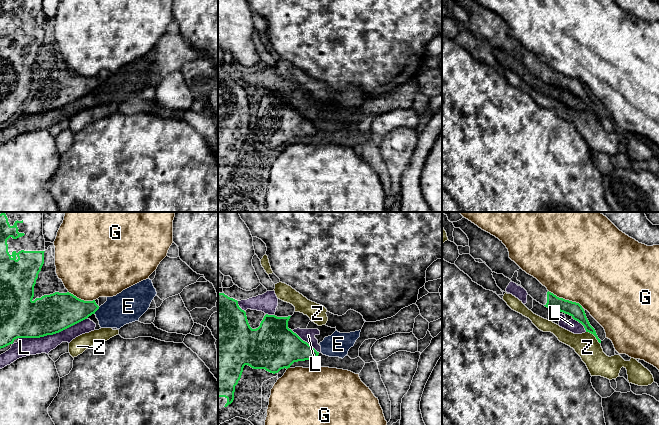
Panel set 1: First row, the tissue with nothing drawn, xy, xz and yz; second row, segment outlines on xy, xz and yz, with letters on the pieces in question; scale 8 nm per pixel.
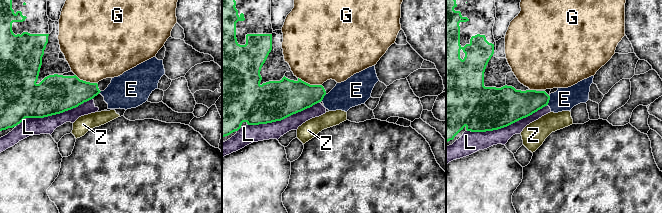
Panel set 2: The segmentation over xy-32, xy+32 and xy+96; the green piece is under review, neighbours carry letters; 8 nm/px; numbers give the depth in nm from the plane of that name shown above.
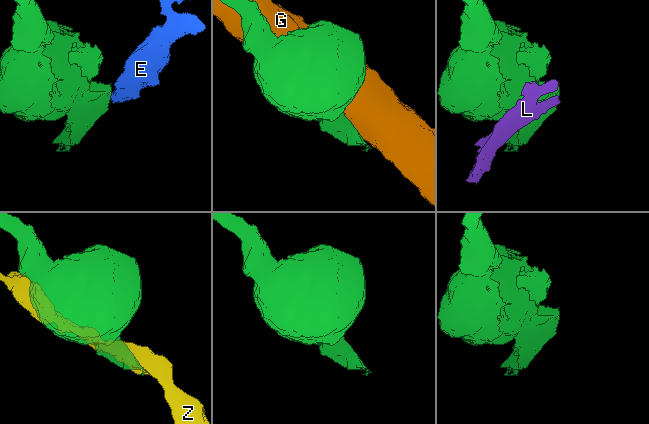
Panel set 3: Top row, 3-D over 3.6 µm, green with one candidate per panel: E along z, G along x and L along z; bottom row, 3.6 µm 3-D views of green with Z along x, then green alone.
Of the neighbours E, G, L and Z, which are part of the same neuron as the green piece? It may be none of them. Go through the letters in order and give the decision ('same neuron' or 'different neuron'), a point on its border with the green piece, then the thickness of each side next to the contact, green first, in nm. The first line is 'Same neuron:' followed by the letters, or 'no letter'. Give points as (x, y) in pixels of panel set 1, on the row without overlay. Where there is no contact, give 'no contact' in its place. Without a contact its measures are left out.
Same neuron: no letter
E: different neuron; meets green in xy at (97, 85); 260 nm thick on the green side, 260 nm on the other
G: different neuron; meets green in yz at (564, 75); 120 nm thick on the green side, 500 nm on the other
L: different neuron; meets green in xy at (53, 109); 320 nm thick on the green side, 140 nm on the other
Z: different neuron; meets green in yz at (594, 111); 110 nm thick on the green side, 200 nm on the other

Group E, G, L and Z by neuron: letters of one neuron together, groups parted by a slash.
E L / G / Z

